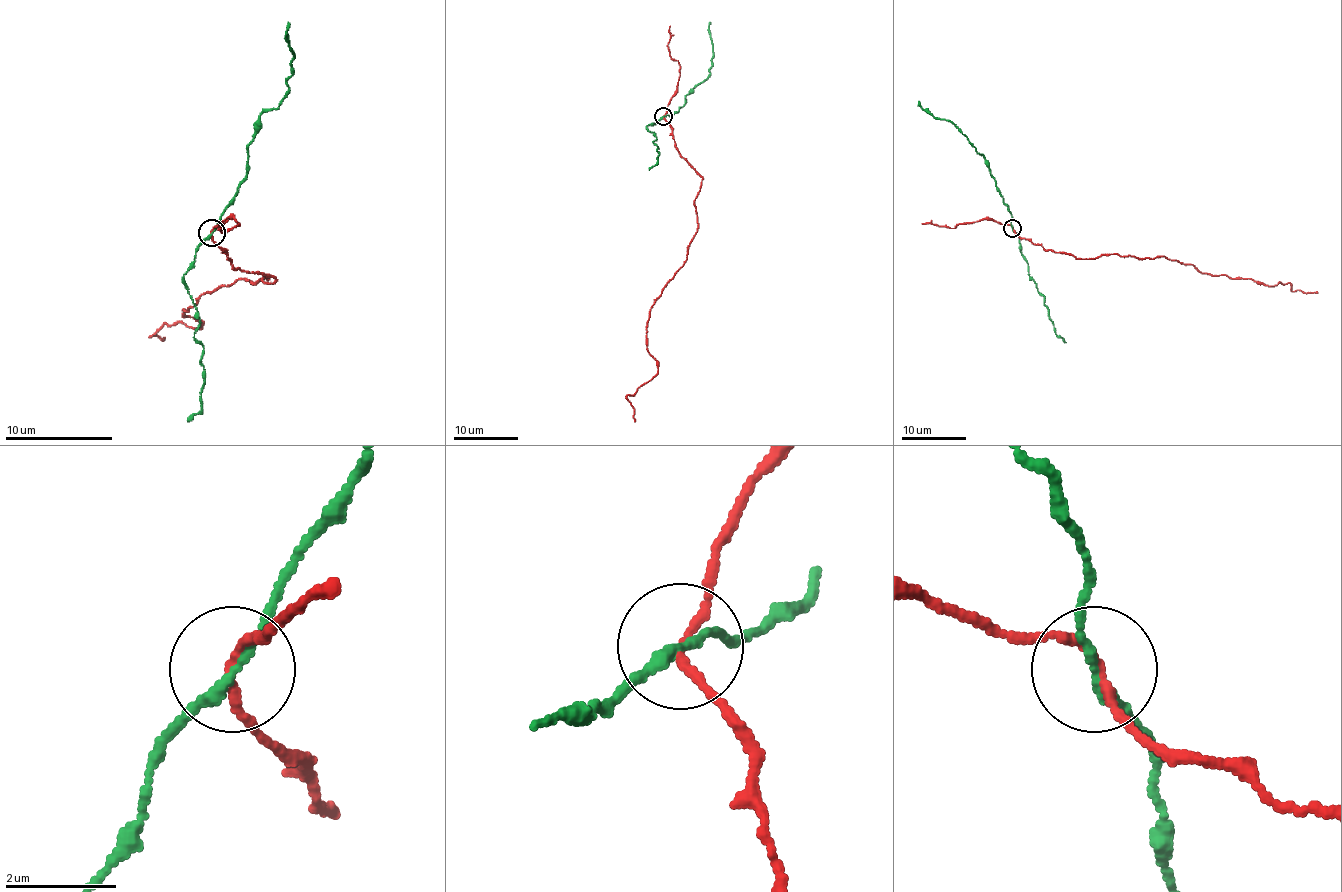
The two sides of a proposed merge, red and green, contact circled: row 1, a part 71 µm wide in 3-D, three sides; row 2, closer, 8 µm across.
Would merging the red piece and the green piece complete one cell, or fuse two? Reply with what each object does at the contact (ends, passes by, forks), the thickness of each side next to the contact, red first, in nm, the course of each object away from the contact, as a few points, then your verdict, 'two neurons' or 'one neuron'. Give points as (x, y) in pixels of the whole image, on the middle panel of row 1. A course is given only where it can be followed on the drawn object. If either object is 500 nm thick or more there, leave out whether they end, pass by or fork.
red passes by | green passes by | 140/190 nm | red via (663, 116), (702, 184), (684, 265), (650, 309), (647, 351), (658, 372), (627, 396), (635, 422) | green via (663, 116), (670, 116), (684, 104), (691, 92), (710, 74), (713, 54), (710, 22) | two neurons

